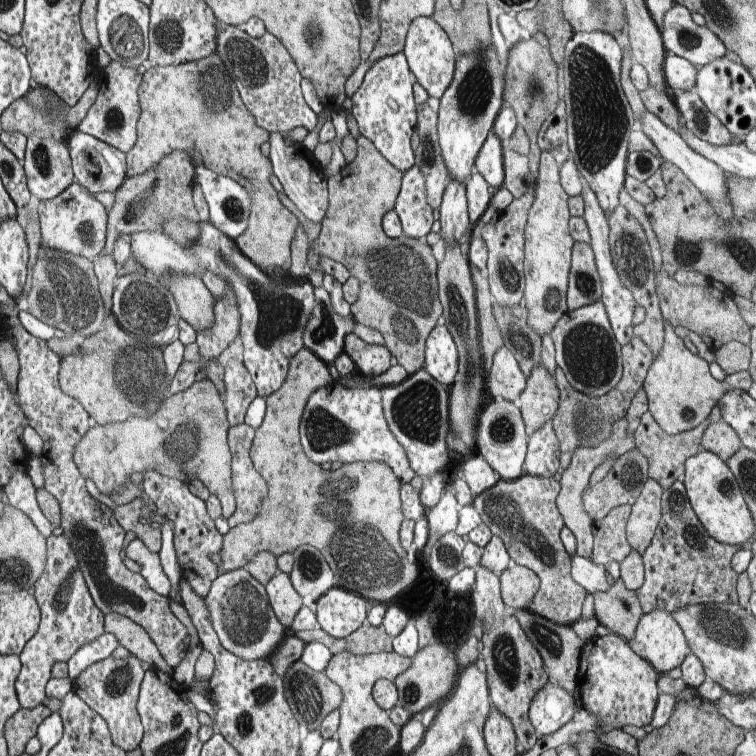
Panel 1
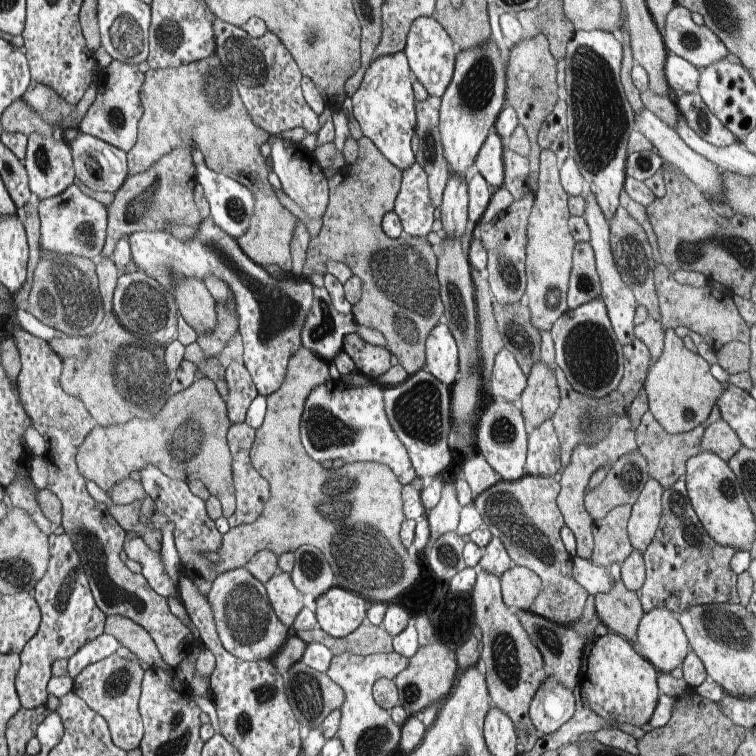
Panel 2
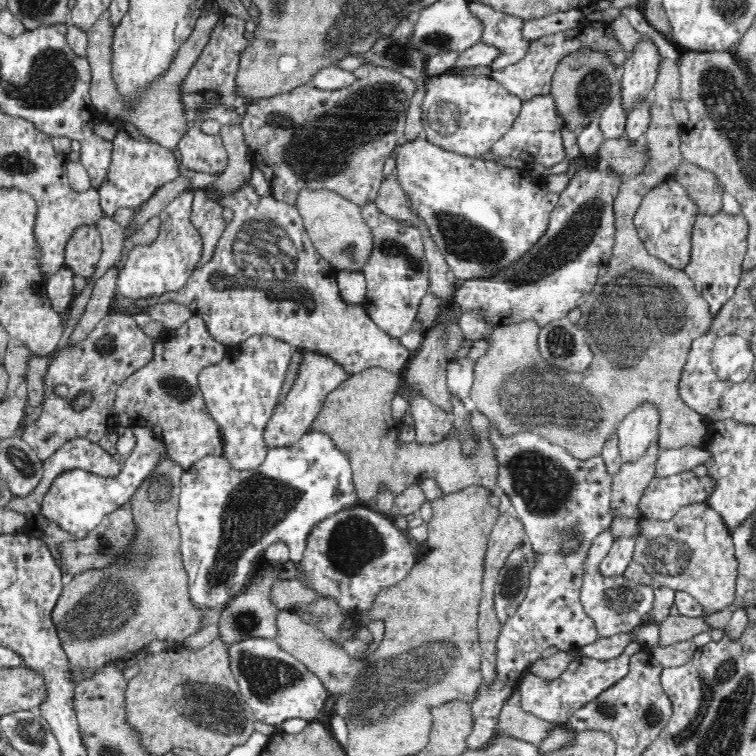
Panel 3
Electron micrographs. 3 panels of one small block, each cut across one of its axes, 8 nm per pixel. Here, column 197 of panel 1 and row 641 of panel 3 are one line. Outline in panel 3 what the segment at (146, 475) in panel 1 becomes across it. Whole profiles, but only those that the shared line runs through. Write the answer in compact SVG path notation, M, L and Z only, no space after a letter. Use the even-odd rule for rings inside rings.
M491 422L490 438L488 439L490 439L490 443L496 451L496 459L498 459L498 482L496 482L496 486L500 486L504 493L509 496L512 502L512 510L524 525L525 542L534 549L536 560L534 560L530 571L529 586L524 600L518 606L514 615L507 618L500 629L500 634L498 634L495 650L495 674L497 674L497 677L489 685L486 685L483 680L477 688L476 700L468 703L470 709L472 709L472 721L474 721L472 734L466 738L468 749L479 748L490 740L505 701L514 692L519 691L520 681L528 666L535 660L540 659L543 650L550 648L550 646L556 646L560 651L572 651L577 654L579 648L592 644L592 641L599 637L594 620L584 611L580 594L589 546L604 529L611 526L613 519L611 508L613 475L608 472L607 464L604 462L602 455L596 456L594 454L594 458L590 458L590 460L577 458L574 462L572 455L563 451L561 445L544 440L543 436L538 436L532 432L524 432L506 438L497 434ZM564 537L576 537L578 539L578 546L570 554L561 552L561 540Z

